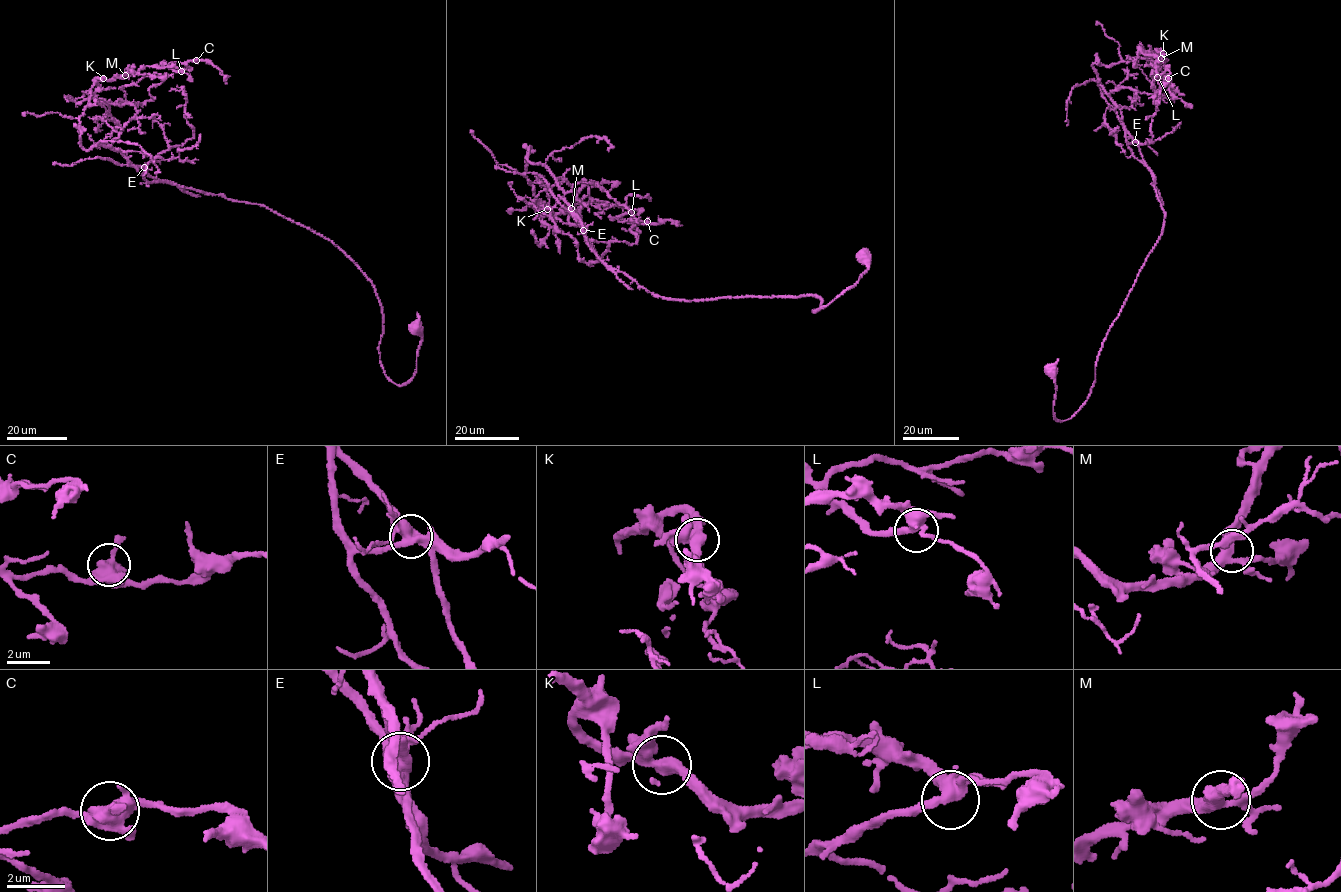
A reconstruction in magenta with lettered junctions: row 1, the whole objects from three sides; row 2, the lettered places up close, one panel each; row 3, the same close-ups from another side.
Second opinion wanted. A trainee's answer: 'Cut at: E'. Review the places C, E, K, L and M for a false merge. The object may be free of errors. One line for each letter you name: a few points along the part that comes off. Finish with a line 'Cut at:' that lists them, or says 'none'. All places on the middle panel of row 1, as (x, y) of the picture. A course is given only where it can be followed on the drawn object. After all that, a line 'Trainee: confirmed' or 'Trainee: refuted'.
E: Course of the part to remove: (583, 229), (538, 174), (520, 174), (497, 169), (495, 166)
Cut at: E
Trainee: confirmed

